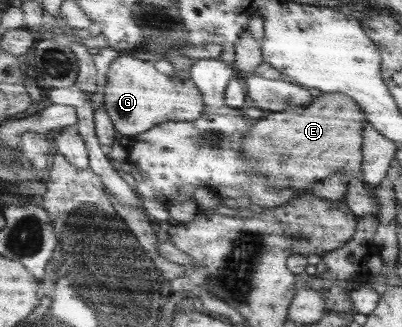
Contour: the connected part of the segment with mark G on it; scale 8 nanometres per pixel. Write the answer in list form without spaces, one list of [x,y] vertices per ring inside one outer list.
[[[121,52],[106,68],[103,107],[118,137],[132,139],[159,123],[187,121],[200,118],[204,110],[201,93],[188,76],[168,76],[160,73],[155,64]]]

